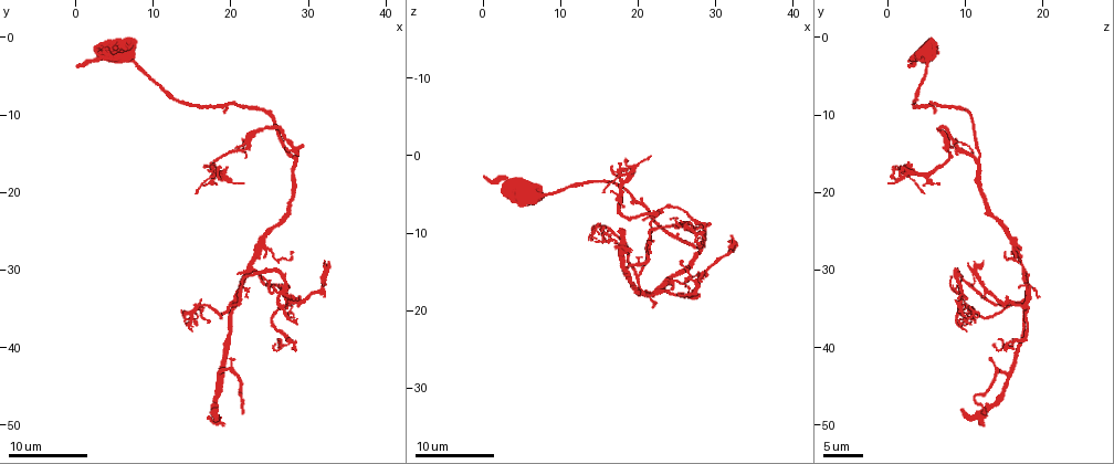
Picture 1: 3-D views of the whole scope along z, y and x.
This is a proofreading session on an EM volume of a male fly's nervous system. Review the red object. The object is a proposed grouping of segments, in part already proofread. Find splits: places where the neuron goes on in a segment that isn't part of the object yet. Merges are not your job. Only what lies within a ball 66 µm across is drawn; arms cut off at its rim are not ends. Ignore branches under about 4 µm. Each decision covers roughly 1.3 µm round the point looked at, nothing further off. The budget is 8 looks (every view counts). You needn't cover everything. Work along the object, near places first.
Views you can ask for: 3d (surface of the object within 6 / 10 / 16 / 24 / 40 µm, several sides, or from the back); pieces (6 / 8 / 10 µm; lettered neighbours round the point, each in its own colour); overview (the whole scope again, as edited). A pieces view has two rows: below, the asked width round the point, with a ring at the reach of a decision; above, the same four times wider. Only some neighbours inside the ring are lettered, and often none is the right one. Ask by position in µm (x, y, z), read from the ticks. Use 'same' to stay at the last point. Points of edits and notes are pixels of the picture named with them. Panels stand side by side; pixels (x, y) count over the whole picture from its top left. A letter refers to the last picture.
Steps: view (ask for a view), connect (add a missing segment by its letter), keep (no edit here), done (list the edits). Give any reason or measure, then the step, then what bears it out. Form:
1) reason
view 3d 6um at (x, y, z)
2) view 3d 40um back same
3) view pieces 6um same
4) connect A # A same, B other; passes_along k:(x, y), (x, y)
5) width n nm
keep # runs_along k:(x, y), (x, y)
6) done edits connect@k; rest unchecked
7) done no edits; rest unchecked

tapers out
view 3d 6um at (22.0, 33.0, 19.5)

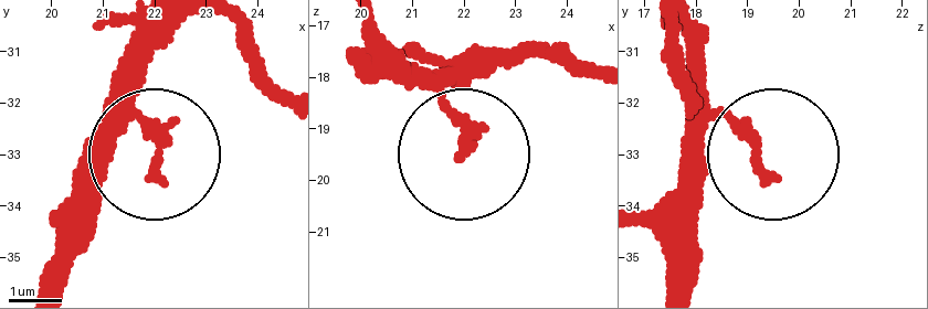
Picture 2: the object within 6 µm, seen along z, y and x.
view pieces 10um at (21.95, 33.45, 19.35)

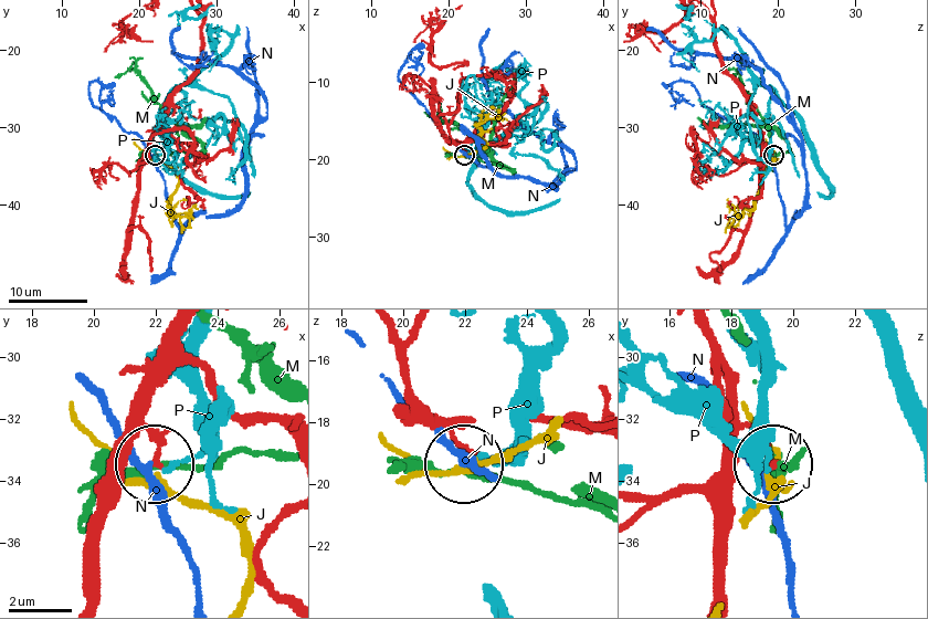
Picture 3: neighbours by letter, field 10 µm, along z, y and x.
keep # J other, M other, N other, P other; runs_along 3:(187, 327), (145, 422), (158, 447), (155, 460); none of them fits

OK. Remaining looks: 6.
branch stops here
view pieces 10um at (28.0, 28.0, 15.0)

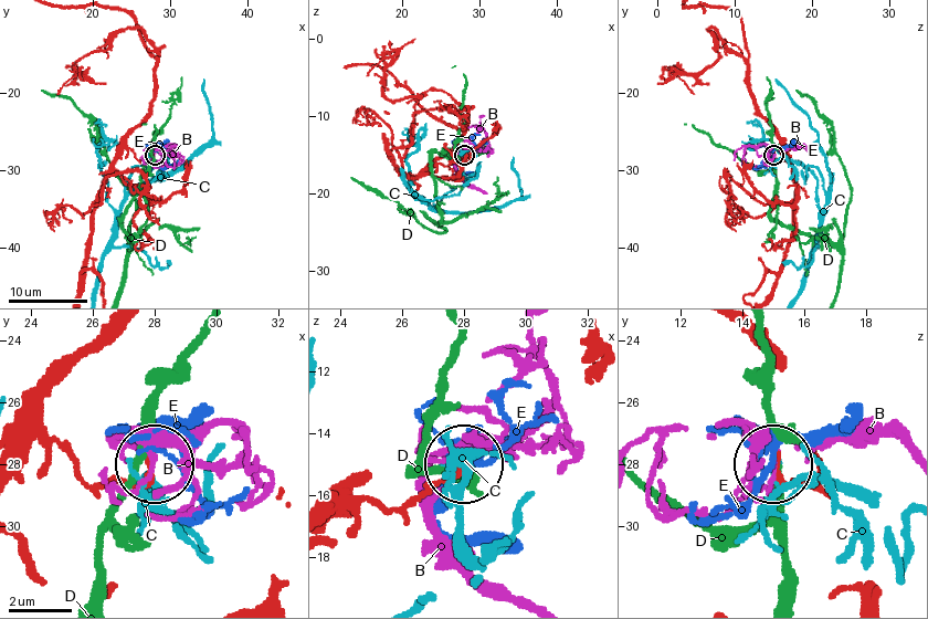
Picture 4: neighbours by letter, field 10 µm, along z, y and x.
keep # B other, C other, D other, E other; runs_along 4:(107, 331), (44, 426), (84, 478), (147, 468); none of them fits

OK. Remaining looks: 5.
tapers out
view pieces 10um at (22.0, 15.5, 11.0)

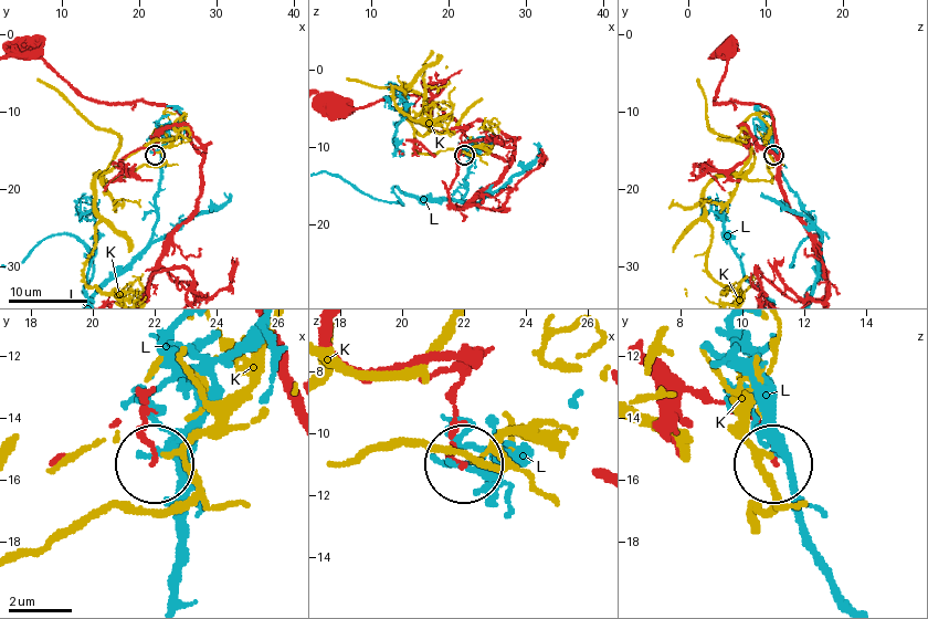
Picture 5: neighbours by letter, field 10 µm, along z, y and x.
width 140 nm
keep # K other, L other; runs_along 5:(148, 395), (143, 423), (150, 461); no lettered segment goes on from it

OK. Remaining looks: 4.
free end
view pieces 6um at (17.5, 37.0, 11.0)

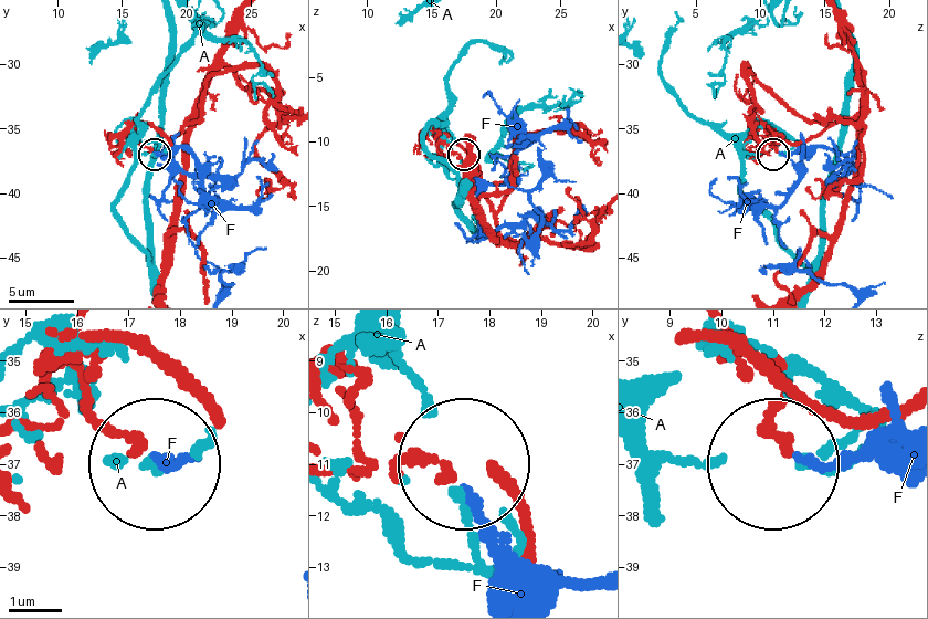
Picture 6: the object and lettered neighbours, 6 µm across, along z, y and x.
keep # A other, F other; runs_along 6:(394, 453), (447, 467); none of them fits

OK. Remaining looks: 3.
done no edits; rest unchecked

